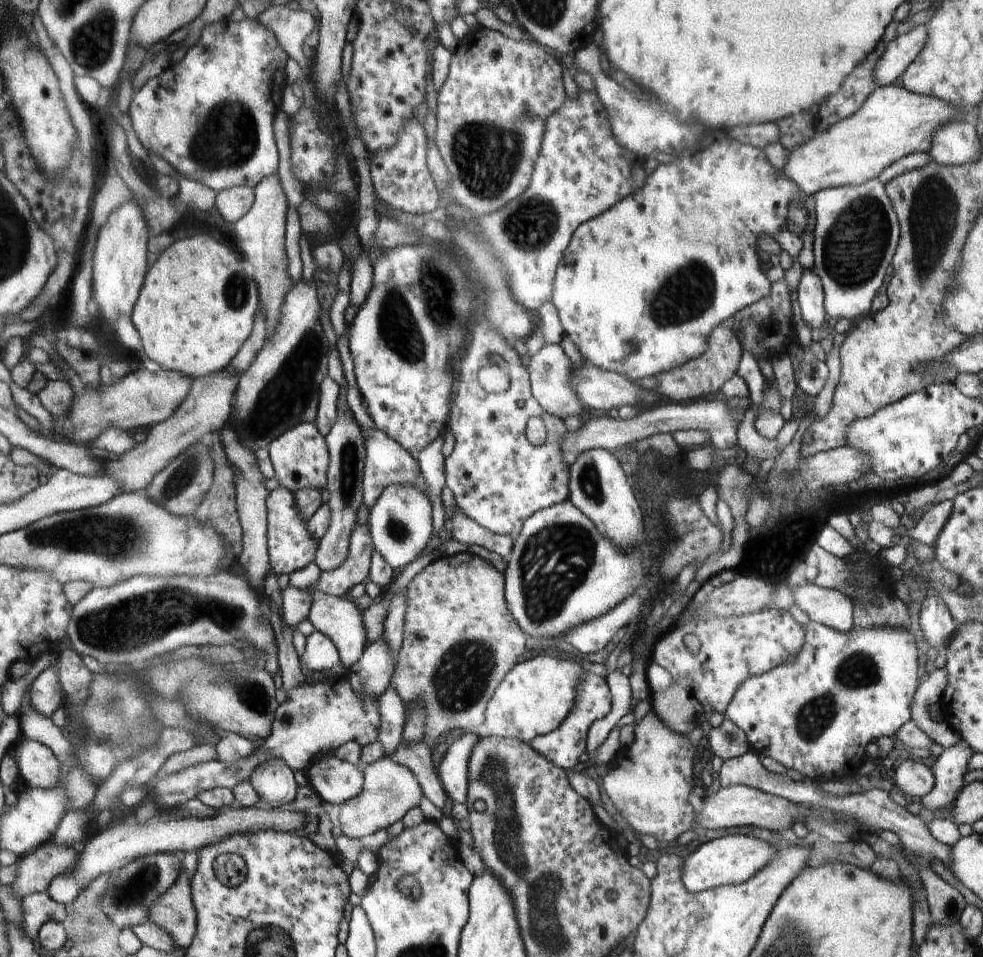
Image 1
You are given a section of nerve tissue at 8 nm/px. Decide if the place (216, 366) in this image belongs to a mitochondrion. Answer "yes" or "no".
no

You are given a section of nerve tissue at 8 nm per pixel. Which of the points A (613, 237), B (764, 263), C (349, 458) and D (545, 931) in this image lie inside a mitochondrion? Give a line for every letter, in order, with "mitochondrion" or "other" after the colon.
A: other
B: other
C: mitochondrion
D: mitochondrion

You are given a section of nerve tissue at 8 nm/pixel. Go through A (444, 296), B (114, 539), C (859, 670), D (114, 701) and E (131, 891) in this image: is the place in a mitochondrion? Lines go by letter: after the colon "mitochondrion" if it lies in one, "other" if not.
A: mitochondrion
B: mitochondrion
C: mitochondrion
D: mitochondrion
E: mitochondrion

